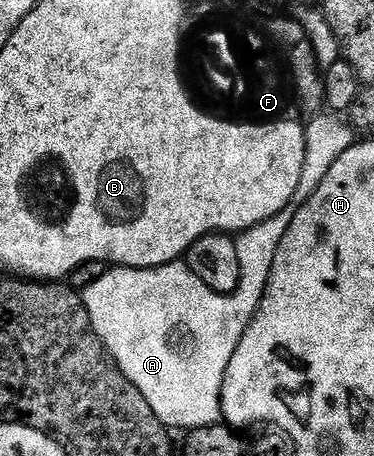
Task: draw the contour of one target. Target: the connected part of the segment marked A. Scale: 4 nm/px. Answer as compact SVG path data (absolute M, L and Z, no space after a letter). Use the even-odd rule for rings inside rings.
M336 115L314 117L305 131L306 163L302 167L302 179L298 179L298 191L294 191L294 199L278 215L266 219L266 223L258 223L245 233L235 238L240 252L240 286L234 293L215 293L190 271L187 264L173 263L157 269L109 268L90 287L82 291L84 306L90 315L90 323L94 331L102 339L102 343L110 351L110 355L118 363L120 370L142 391L142 399L150 403L154 415L169 430L208 429L212 425L221 424L222 387L226 379L226 367L230 367L230 359L234 351L238 351L238 343L248 324L258 311L262 295L266 291L266 283L270 279L270 267L274 267L274 255L278 255L278 243L286 235L290 223L294 223L294 215L318 191L322 179L326 179L326 171L342 159L342 155L354 144L354 130L347 120Z

